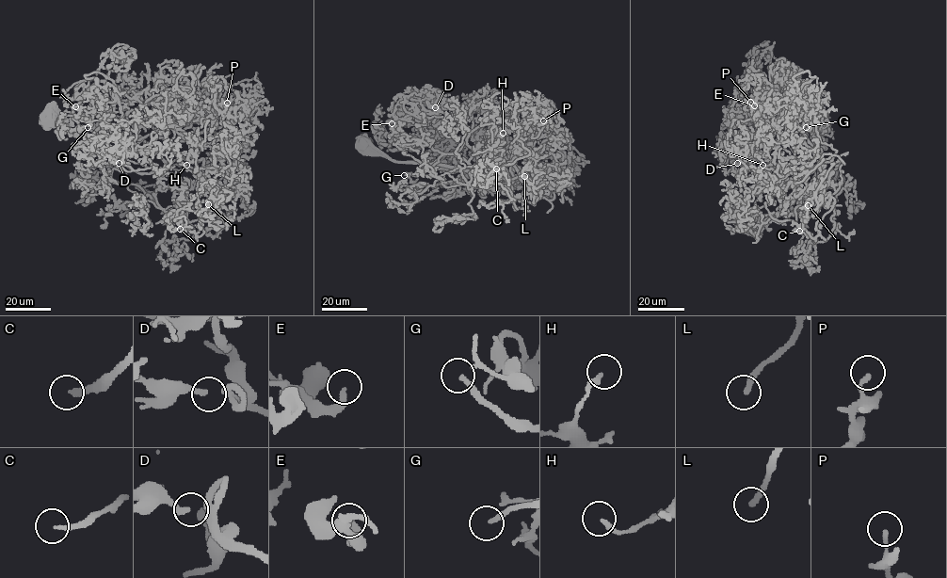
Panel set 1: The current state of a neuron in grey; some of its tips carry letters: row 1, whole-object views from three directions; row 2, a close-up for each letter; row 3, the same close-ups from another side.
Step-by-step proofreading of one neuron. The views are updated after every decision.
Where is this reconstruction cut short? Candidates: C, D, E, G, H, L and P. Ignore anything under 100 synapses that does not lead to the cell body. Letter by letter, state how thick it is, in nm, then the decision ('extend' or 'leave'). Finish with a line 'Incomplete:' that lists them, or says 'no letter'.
C: calibre 220 nm; extend
D: calibre 170 nm; leave
E: calibre 320 nm; leave
G: calibre 140 nm; extend
H: calibre 180 nm; leave
L: calibre 240 nm; extend
P: calibre 160 nm; leave
Incomplete: C, G, L

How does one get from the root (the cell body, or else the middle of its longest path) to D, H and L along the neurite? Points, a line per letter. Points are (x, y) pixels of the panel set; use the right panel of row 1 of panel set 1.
D: (775, 115), (808, 158), (806, 172), (772, 161), (747, 170), (744, 156), (730, 152), (737, 163)
H: (775, 115), (793, 133), (794, 149), (806, 147), (803, 140), (783, 166), (778, 156), (762, 165)
L: (775, 115), (793, 133), (794, 149), (806, 143), (794, 158), (821, 172), (808, 205)

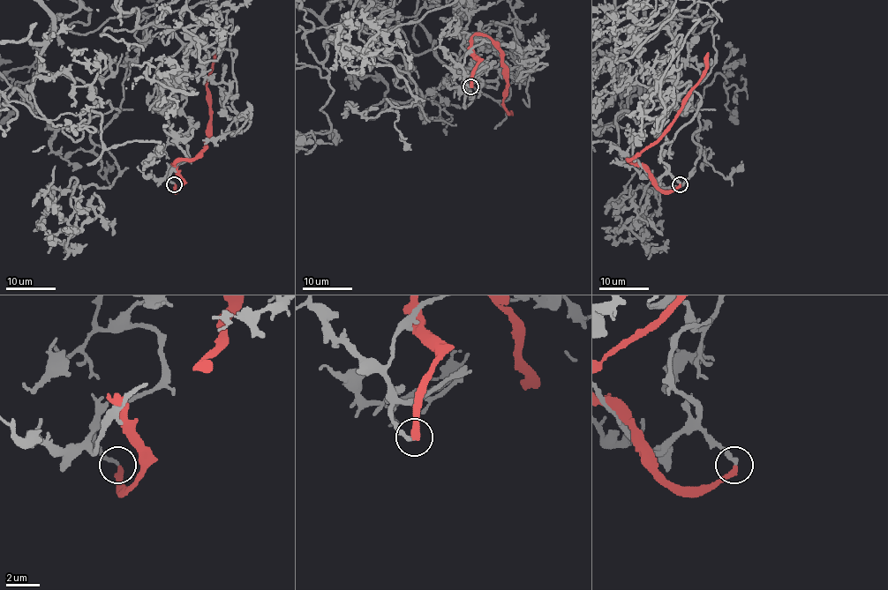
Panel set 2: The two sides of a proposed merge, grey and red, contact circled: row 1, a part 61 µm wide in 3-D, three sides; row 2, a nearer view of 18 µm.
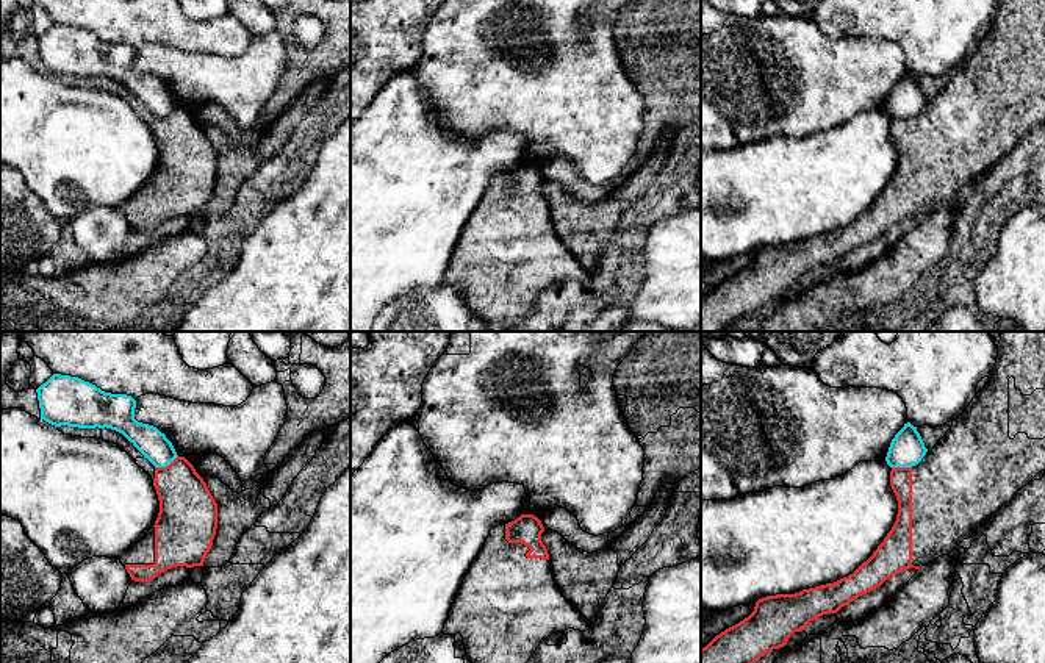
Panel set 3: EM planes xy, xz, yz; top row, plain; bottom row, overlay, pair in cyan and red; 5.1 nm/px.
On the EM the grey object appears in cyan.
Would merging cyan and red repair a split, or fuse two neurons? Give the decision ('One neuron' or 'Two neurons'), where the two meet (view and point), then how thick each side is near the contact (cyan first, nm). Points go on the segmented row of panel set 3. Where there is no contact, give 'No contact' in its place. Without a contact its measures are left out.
Two neurons. Touches cyan at xy (166, 465). Thickness 150 nm (cyan) against 280 nm

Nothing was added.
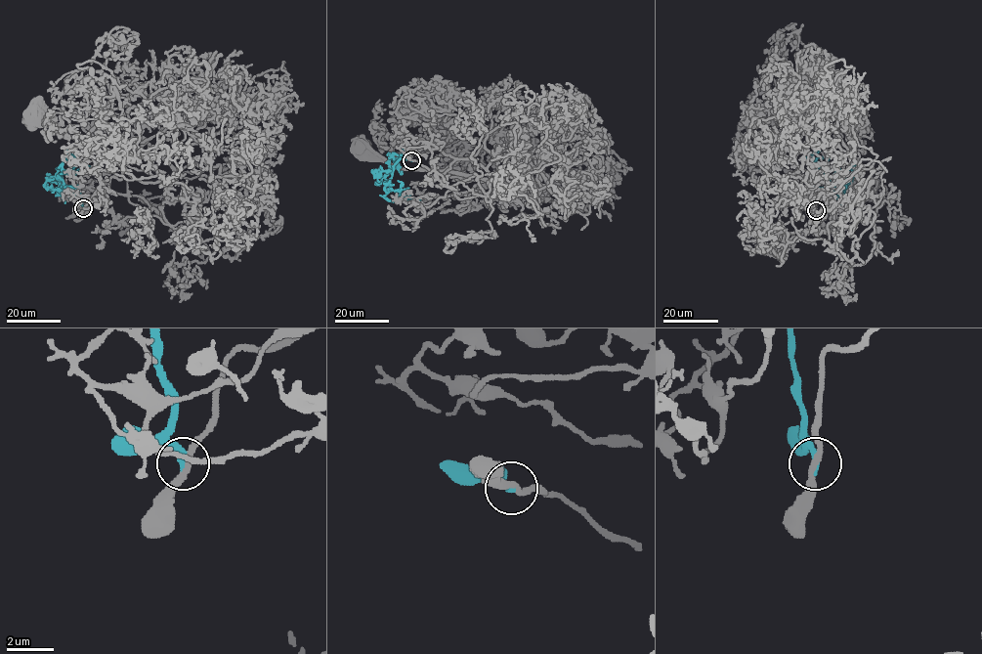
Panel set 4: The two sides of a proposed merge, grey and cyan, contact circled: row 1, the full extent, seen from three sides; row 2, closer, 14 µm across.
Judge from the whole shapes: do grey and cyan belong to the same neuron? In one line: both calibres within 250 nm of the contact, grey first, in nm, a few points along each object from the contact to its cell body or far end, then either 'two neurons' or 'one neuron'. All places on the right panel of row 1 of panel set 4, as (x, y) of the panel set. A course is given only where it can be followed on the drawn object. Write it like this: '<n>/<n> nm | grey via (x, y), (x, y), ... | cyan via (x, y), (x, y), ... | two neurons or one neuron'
240/320 nm | grey via (816, 210), (832, 179), (814, 175), (837, 184), (842, 165), (803, 112) | cyan via (816, 210), (814, 188), (832, 184), (840, 194), (857, 175), (858, 171), (853, 172), (855, 164), (857, 168) | one neuron

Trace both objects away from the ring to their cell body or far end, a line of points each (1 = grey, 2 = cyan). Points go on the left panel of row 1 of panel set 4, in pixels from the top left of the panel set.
1: (83, 209), (111, 177), (126, 172), (167, 183), (173, 169), (148, 153), (100, 152), (35, 113)
2: (83, 209), (80, 193), (64, 184), (58, 193), (56, 178), (65, 171), (73, 173), (75, 165), (92, 168)

